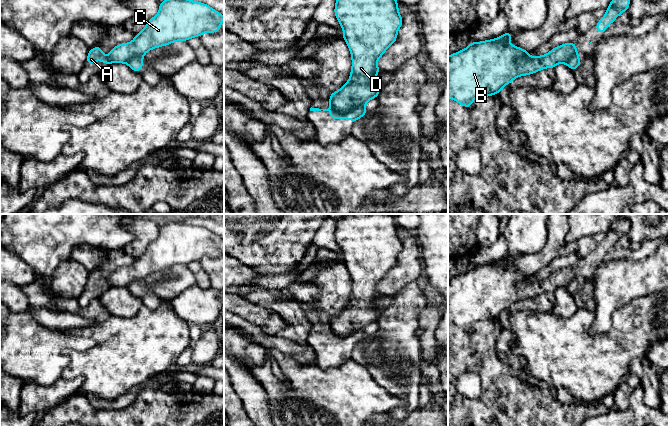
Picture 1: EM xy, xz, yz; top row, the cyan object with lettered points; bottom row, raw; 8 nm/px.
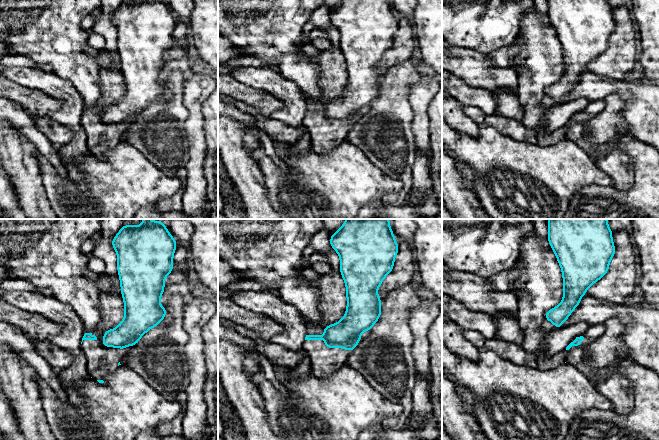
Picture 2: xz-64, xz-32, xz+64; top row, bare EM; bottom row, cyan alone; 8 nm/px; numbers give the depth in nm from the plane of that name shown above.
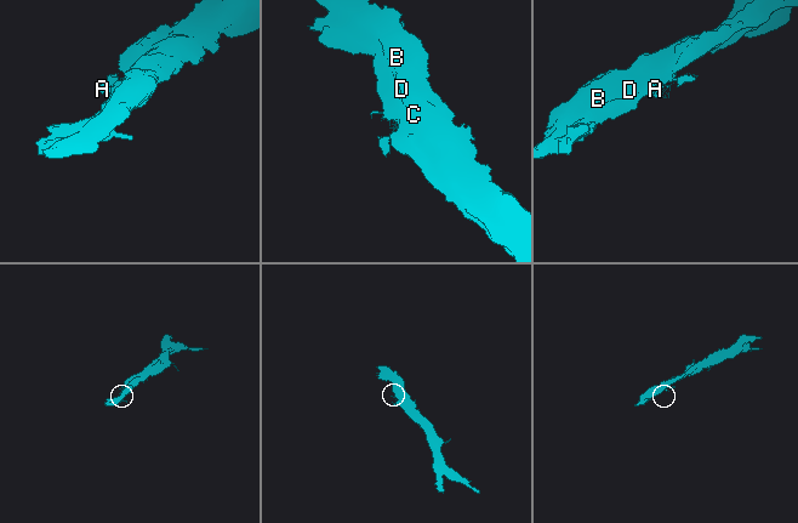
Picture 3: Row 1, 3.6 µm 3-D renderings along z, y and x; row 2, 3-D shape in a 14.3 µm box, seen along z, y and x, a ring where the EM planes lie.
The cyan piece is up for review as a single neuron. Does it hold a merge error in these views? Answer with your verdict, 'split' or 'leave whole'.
split

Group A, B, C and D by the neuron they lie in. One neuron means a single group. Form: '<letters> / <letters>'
A / B C D

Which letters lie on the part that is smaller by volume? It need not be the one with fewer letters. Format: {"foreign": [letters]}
{"foreign": ["A"]}

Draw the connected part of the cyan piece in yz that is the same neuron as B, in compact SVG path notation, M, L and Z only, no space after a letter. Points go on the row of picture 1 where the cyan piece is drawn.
M510 31L492 40L471 42L465 49L448 56L448 98L454 99L464 107L470 108L477 97L499 94L500 90L515 78L534 74L544 68L566 63L575 53L574 42L562 44L542 56L529 57L531 51L510 45Z

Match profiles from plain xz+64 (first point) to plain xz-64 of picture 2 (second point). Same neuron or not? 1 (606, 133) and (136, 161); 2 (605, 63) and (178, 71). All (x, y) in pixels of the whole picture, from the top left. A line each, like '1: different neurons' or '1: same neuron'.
1: different neurons
2: different neurons

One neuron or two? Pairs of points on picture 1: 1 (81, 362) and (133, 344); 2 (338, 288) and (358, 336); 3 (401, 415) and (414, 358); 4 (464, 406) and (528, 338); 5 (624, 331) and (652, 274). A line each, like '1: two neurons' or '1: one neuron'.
1: one neuron
2: one neuron
3: one neuron
4: two neurons
5: two neurons

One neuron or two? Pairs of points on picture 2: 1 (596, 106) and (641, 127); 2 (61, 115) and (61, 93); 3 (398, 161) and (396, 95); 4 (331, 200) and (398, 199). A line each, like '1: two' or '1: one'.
1: two
2: one
3: one
4: two

